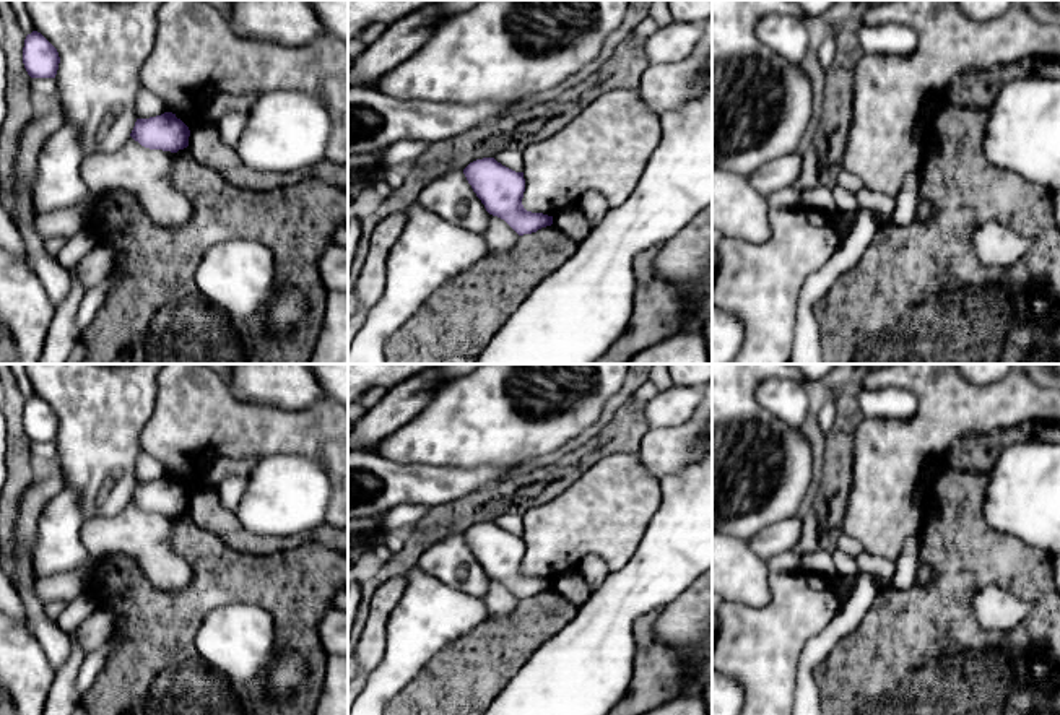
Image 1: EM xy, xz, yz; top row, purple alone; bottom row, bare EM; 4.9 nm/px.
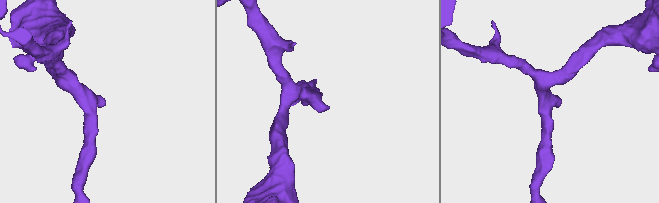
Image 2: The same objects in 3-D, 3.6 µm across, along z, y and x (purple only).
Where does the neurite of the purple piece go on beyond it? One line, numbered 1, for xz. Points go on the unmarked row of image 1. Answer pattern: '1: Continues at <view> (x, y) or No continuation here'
1: No continuation here

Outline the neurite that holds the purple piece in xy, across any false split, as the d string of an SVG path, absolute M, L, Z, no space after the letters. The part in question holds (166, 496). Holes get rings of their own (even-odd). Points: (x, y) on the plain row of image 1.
M172 476L150 483L137 483L130 500L150 514L177 517L189 510L190 494Z

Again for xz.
M483 522L470 526L463 538L486 575L504 583L519 600L553 588L553 580L523 572L523 536L515 536L494 522Z

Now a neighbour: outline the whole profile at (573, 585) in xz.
M577 569L558 575L553 580L553 590L563 595L572 609L580 606L593 592L582 572Z

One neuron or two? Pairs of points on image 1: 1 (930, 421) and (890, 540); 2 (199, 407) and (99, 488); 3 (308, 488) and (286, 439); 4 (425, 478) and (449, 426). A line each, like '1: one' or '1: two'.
1: one
2: two
3: two
4: two

